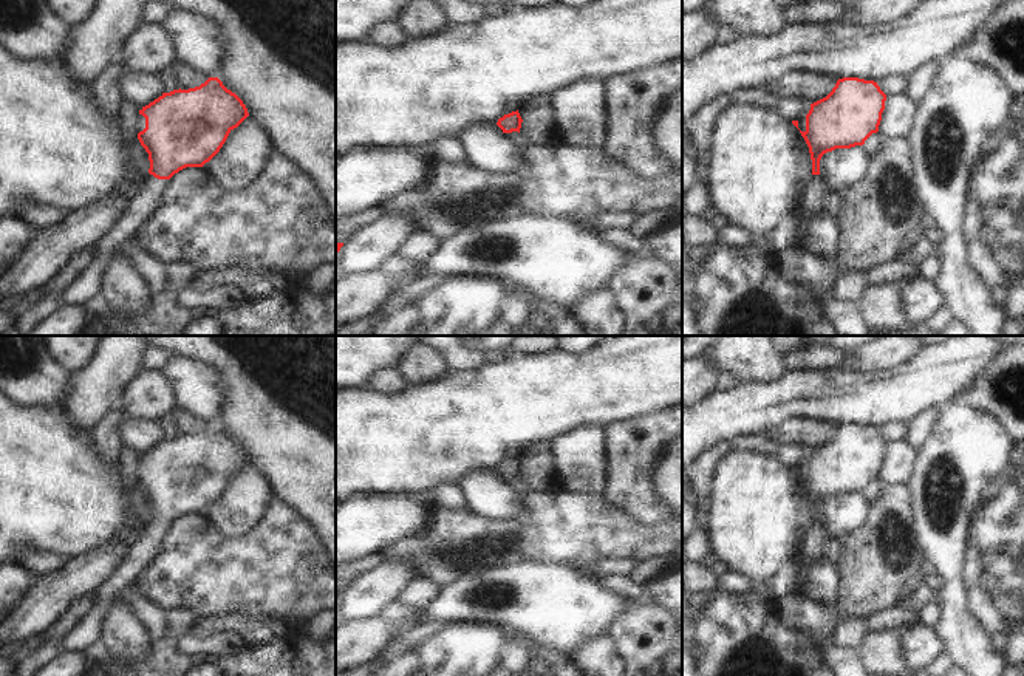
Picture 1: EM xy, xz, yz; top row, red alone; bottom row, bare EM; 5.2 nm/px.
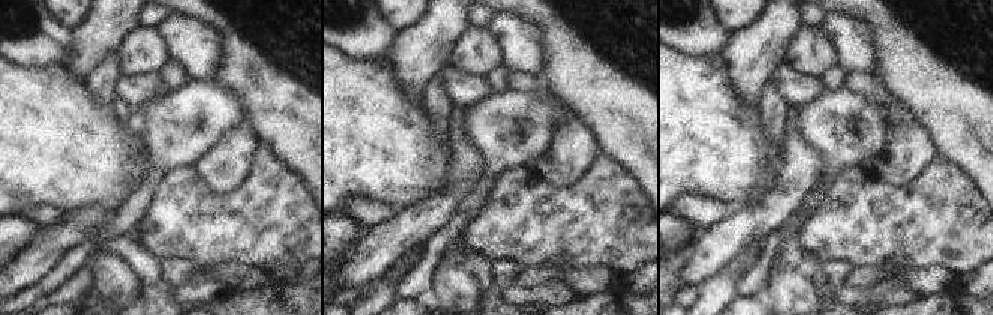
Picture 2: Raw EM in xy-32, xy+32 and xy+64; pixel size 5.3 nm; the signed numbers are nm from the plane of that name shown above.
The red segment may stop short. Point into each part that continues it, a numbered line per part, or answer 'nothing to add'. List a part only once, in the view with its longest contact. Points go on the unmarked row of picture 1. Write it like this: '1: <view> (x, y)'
1: xy (139, 554)

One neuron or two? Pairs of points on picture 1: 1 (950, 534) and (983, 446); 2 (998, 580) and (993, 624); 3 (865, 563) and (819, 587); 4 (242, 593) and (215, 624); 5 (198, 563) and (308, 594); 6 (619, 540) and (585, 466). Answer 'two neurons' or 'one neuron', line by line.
1: one neuron
2: one neuron
3: two neurons
4: two neurons
5: one neuron
6: two neurons

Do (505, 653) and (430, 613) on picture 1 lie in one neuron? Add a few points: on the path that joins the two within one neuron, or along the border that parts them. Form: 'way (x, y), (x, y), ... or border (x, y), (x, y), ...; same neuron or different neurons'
border (415, 624), (489, 624); different neurons

